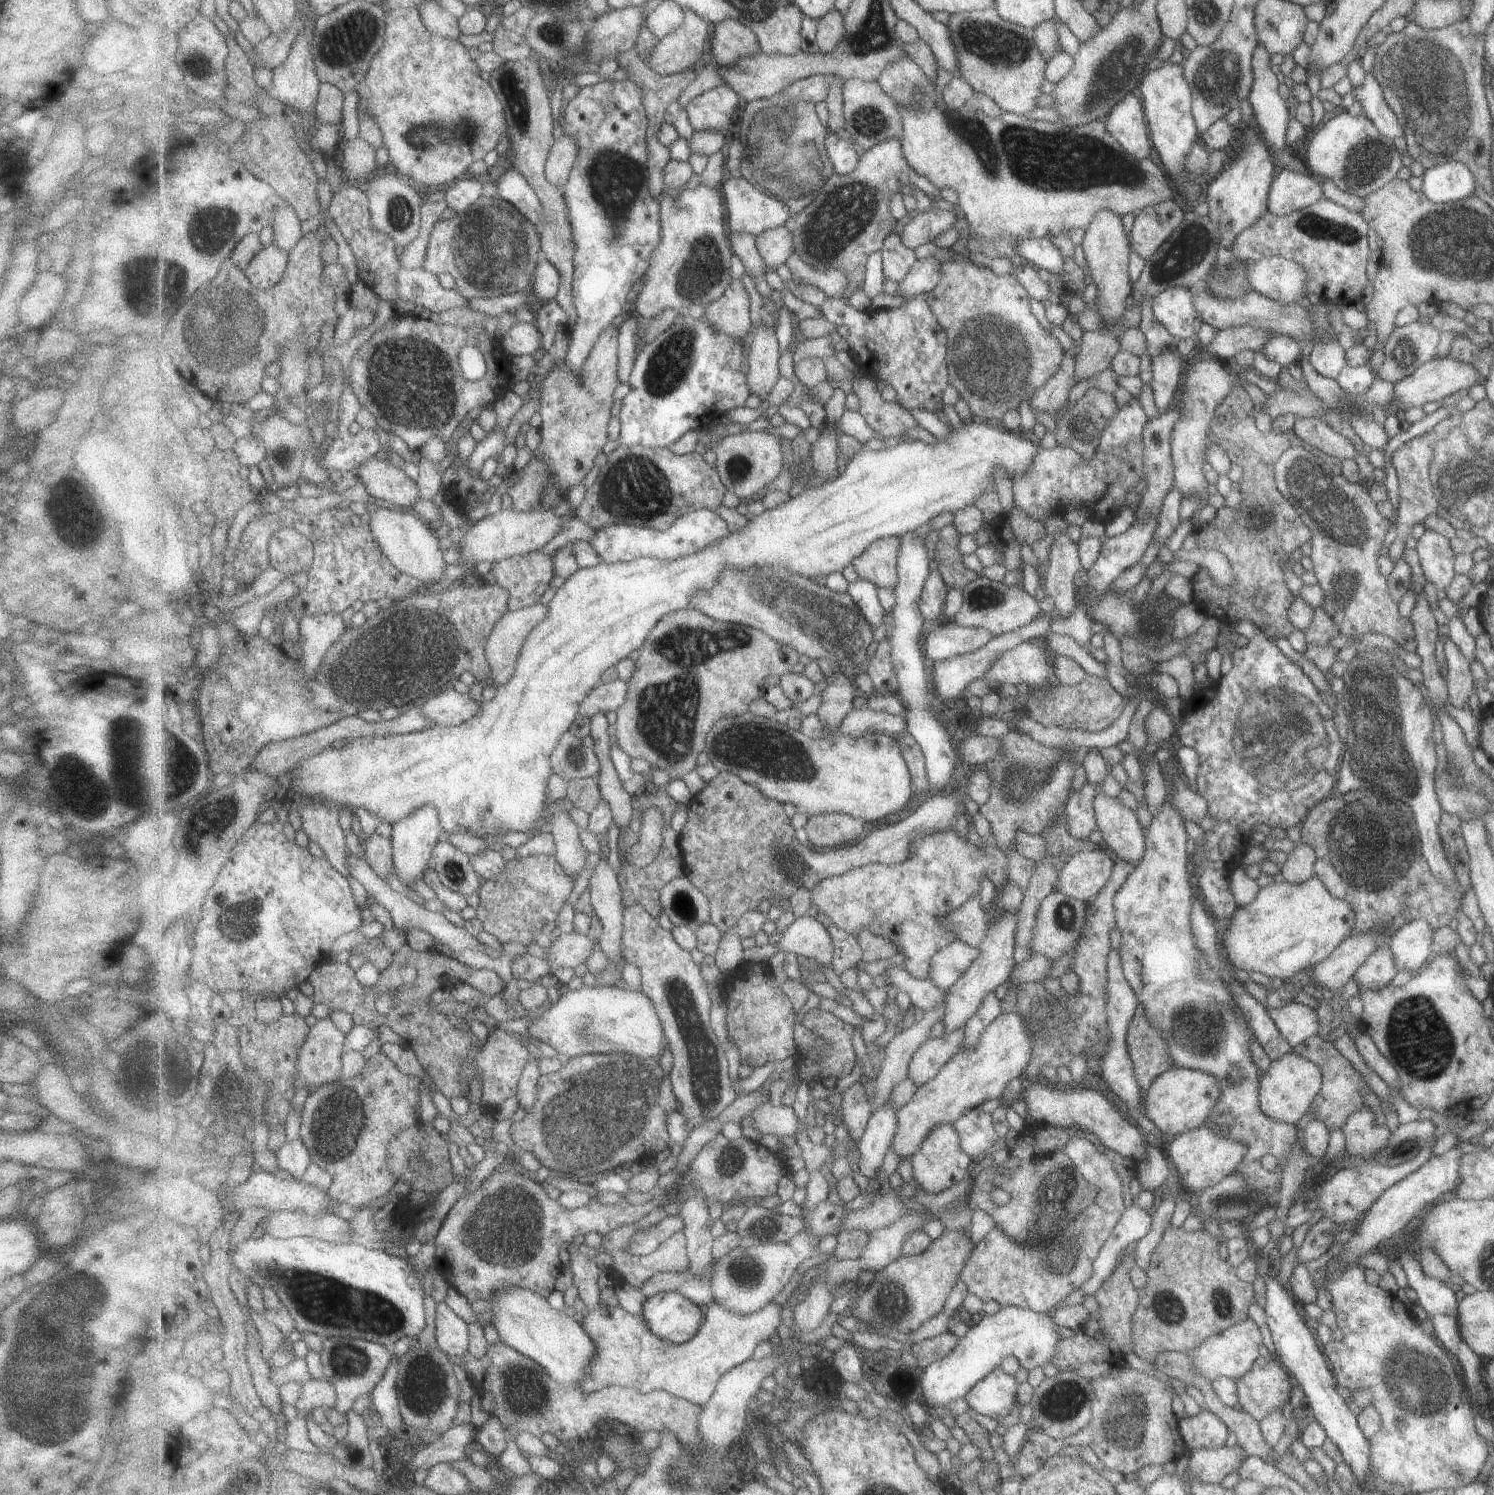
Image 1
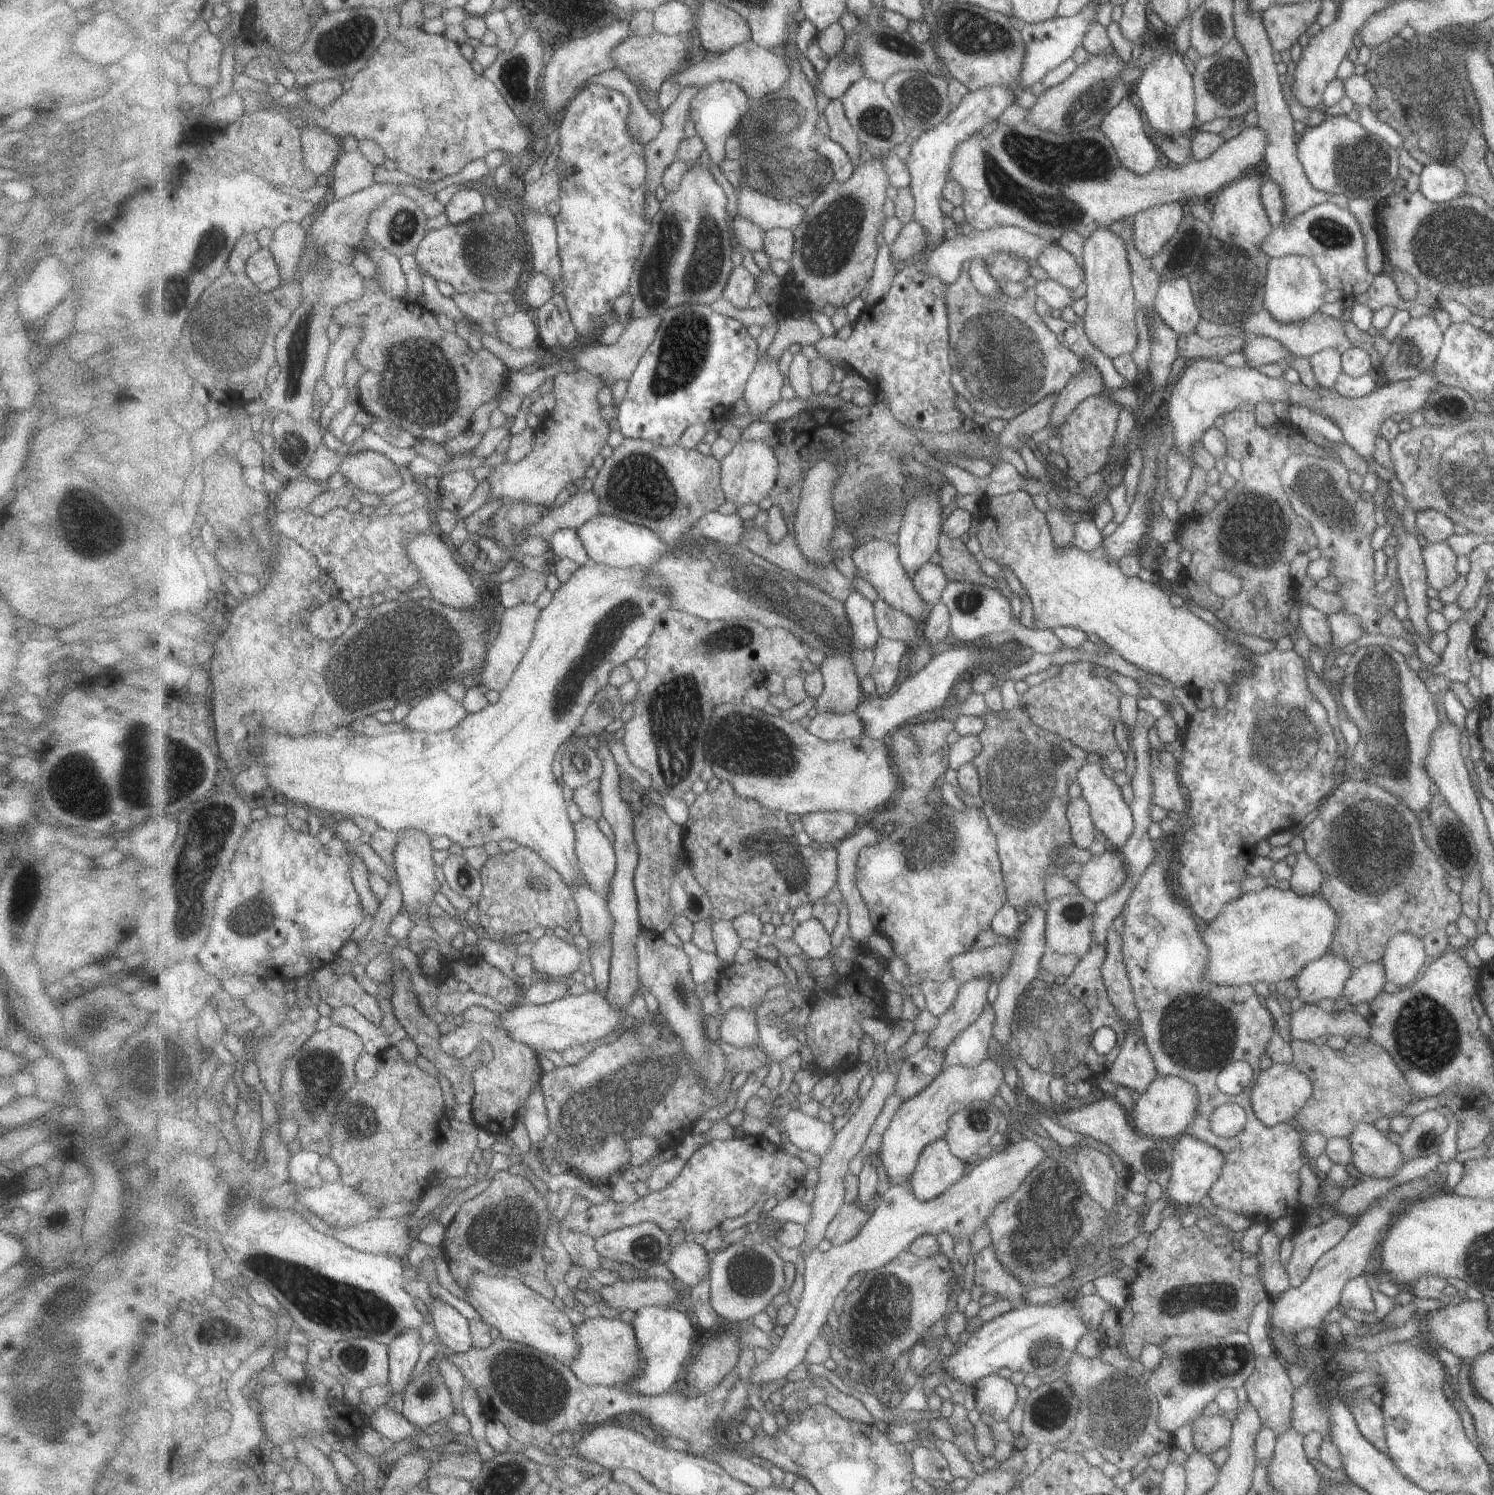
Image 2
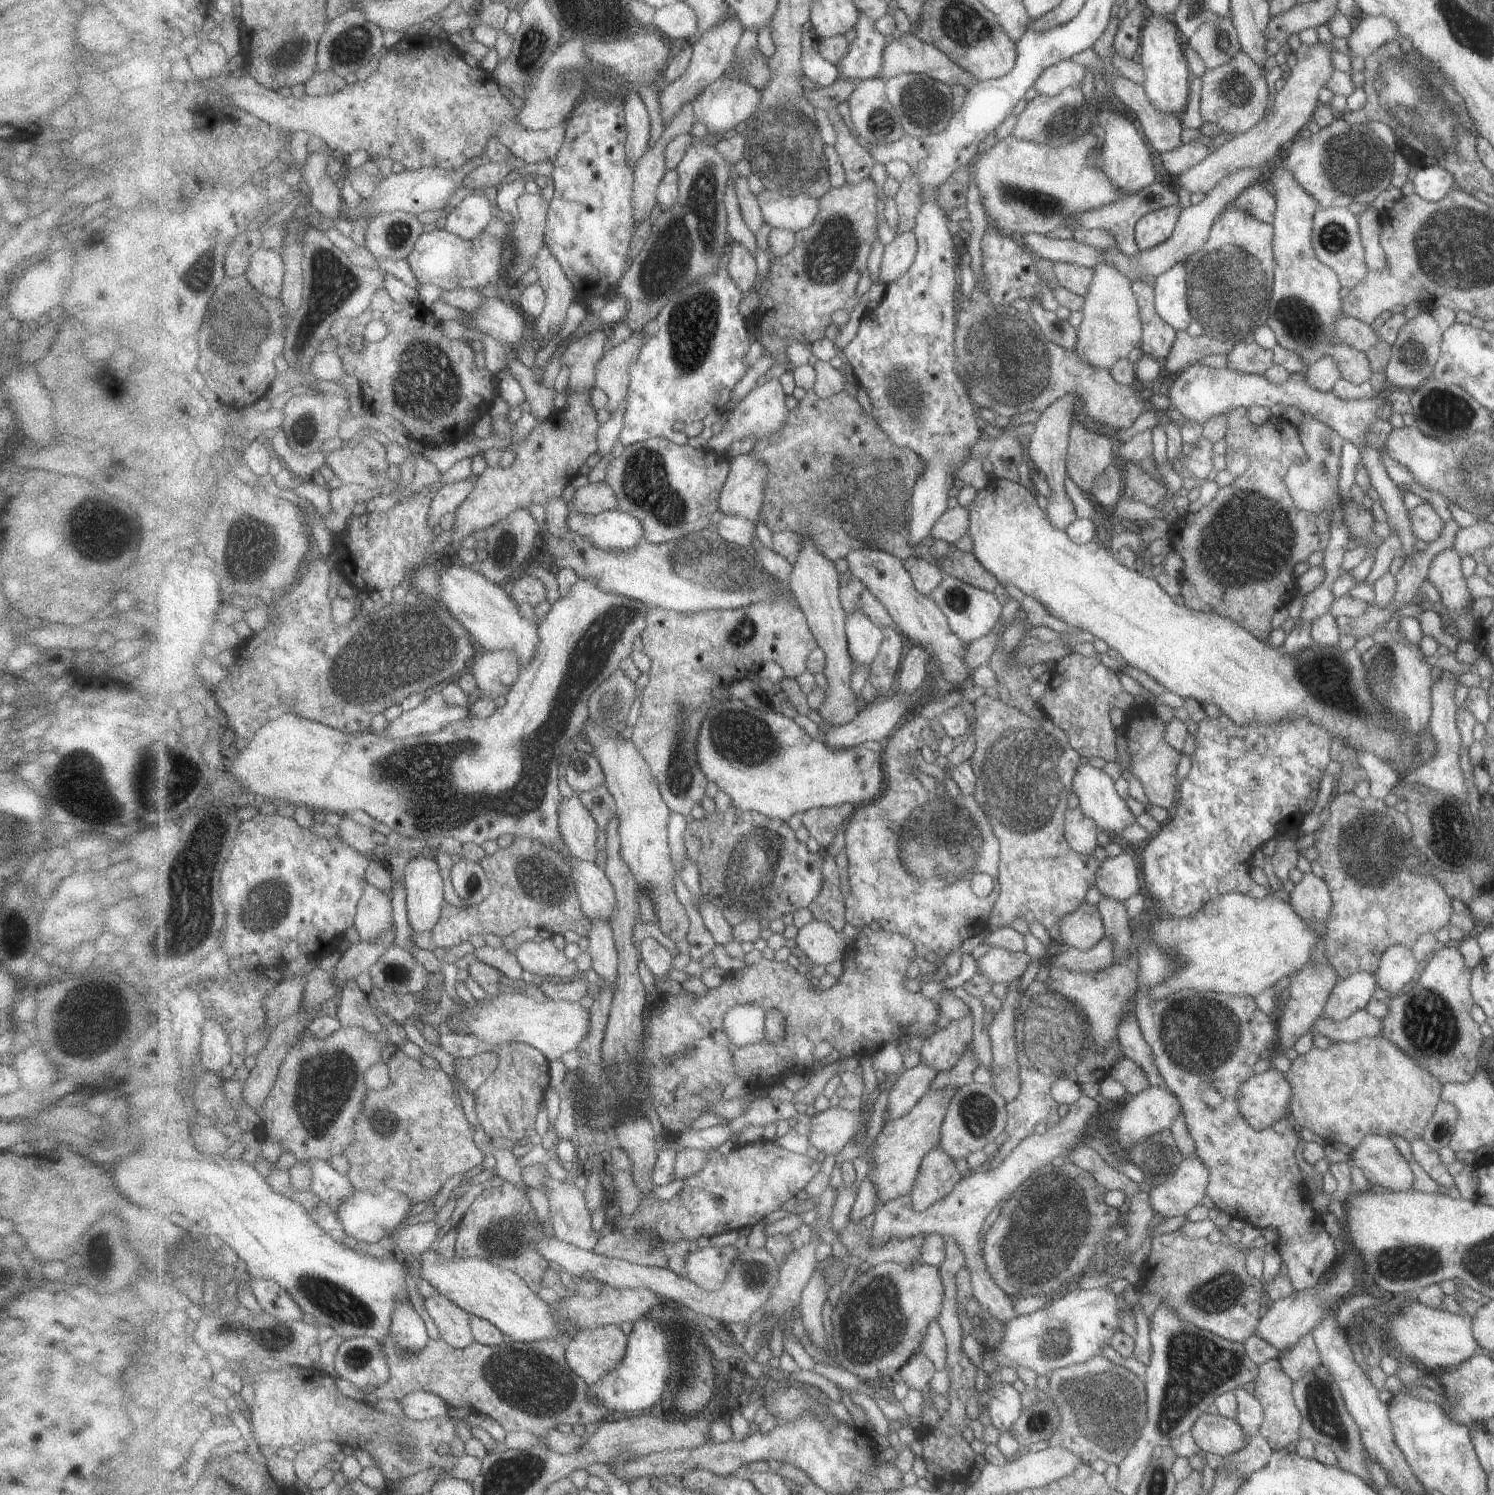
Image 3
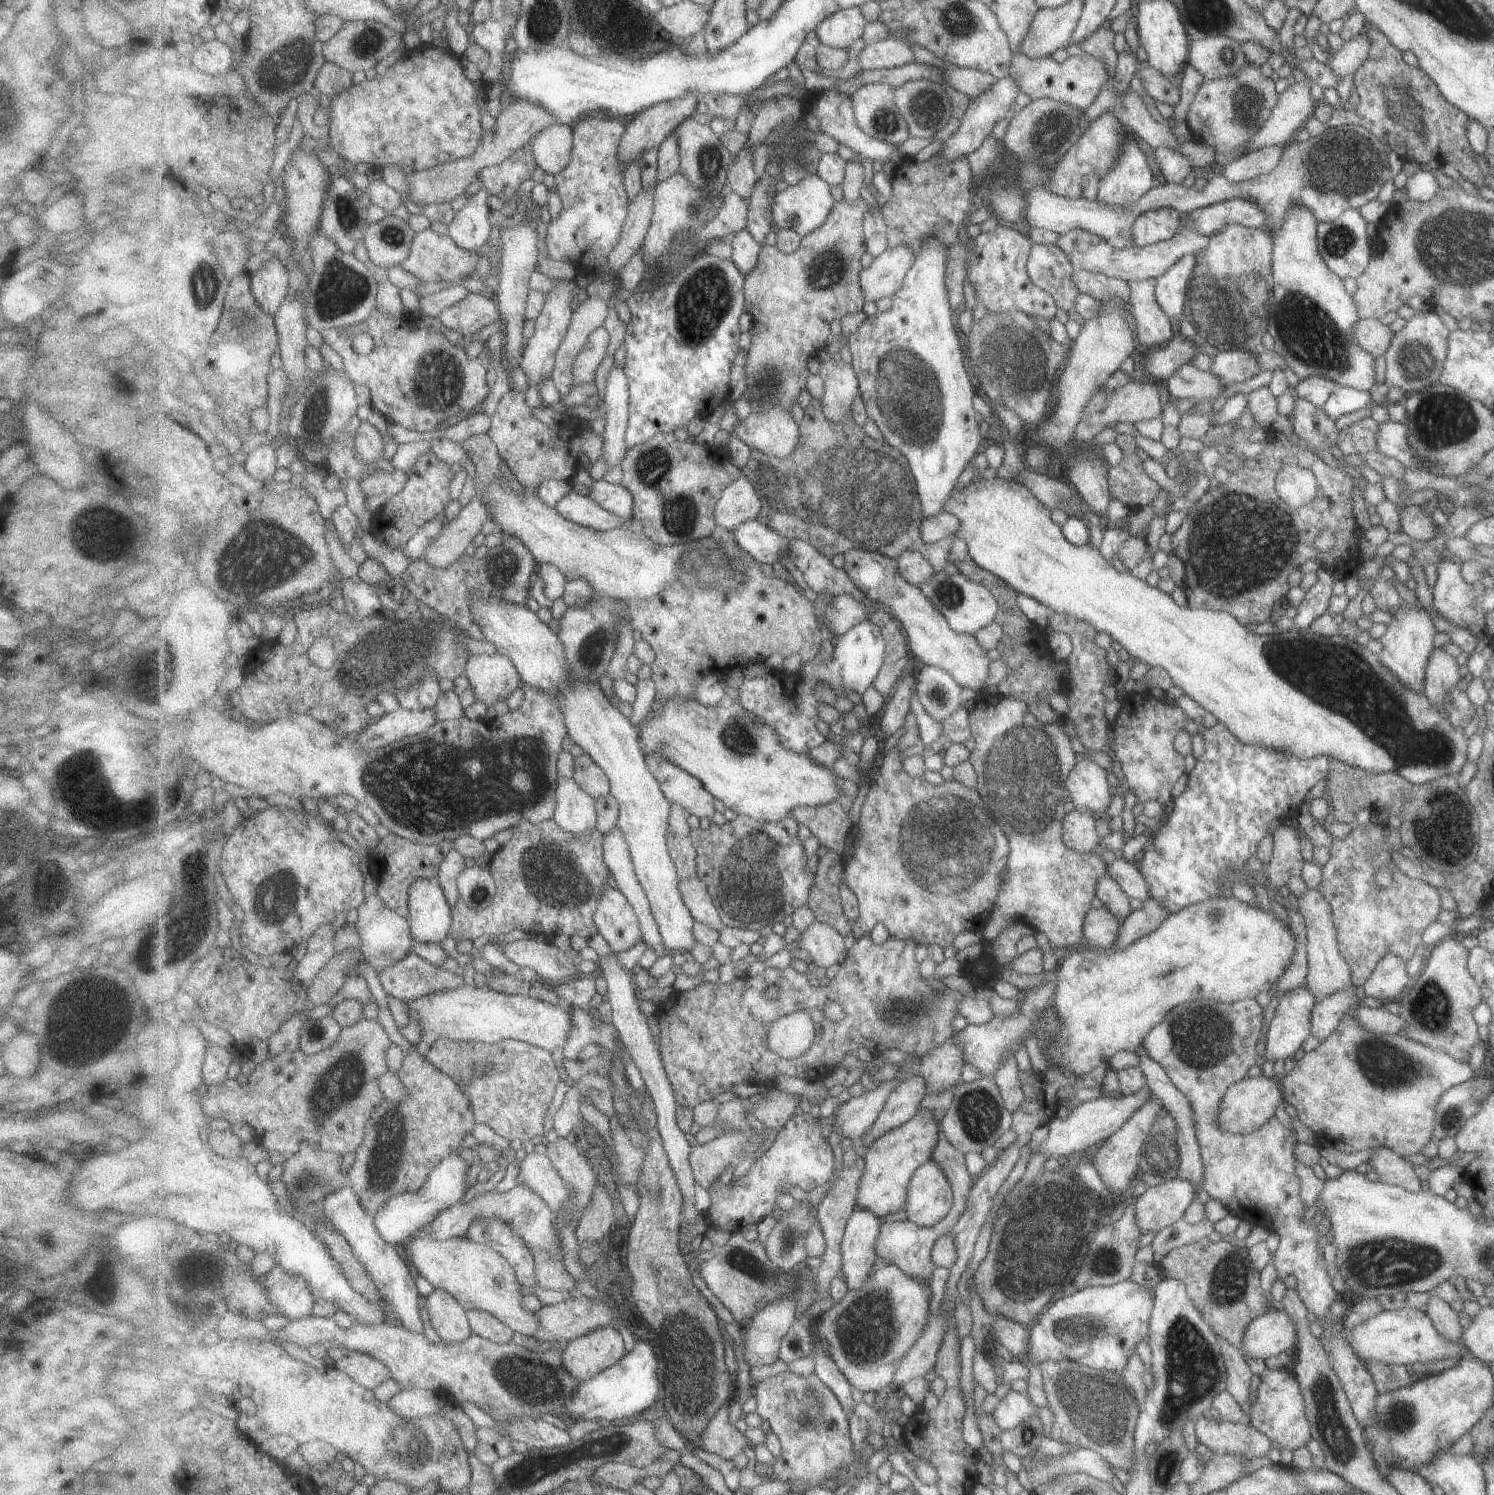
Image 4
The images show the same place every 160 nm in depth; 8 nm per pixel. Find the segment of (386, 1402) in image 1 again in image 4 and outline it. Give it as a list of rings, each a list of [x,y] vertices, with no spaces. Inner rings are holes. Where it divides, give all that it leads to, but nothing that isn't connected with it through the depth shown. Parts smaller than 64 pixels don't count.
[[[341,1187],[322,1200],[323,1212],[351,1245],[355,1256],[365,1265],[368,1275],[377,1283],[388,1307],[403,1328],[421,1333],[423,1322],[419,1314],[419,1295],[416,1283],[416,1272],[409,1263],[403,1260],[394,1244],[387,1242],[374,1223],[374,1214],[366,1211],[359,1202],[359,1196],[351,1188]]]

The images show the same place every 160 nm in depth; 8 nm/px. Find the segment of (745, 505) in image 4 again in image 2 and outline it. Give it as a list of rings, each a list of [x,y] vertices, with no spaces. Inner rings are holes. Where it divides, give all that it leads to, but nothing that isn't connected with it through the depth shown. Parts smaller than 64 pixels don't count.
[[[737,440],[724,458],[721,459],[722,488],[726,501],[734,503],[737,508],[745,504],[758,505],[763,498],[769,497],[775,488],[780,474],[781,462],[775,454],[775,448],[764,440]]]

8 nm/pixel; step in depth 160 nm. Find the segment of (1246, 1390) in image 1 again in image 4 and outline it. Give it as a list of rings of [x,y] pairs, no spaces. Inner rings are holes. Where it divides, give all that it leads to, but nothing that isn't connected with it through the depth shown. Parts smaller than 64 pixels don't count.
[[[1265,1367],[1258,1377],[1255,1397],[1251,1397],[1248,1413],[1245,1414],[1247,1424],[1264,1434],[1274,1449],[1294,1451],[1303,1446],[1311,1436],[1300,1386],[1292,1371],[1284,1367],[1275,1370]]]

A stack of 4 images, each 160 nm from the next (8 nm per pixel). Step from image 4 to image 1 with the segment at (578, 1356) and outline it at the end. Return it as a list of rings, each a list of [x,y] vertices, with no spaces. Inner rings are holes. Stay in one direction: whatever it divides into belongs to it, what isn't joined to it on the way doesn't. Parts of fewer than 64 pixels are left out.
[[[713,1301],[708,1307],[703,1325],[698,1334],[688,1342],[674,1344],[669,1340],[659,1338],[653,1334],[645,1322],[642,1314],[631,1314],[621,1306],[607,1308],[602,1305],[599,1310],[593,1310],[584,1318],[583,1326],[585,1331],[597,1344],[597,1358],[593,1358],[593,1364],[589,1362],[587,1376],[581,1380],[583,1392],[591,1394],[609,1386],[630,1387],[643,1393],[653,1393],[654,1391],[665,1390],[679,1398],[683,1398],[697,1405],[706,1404],[716,1392],[717,1384],[721,1377],[728,1374],[737,1366],[744,1365],[746,1361],[752,1359],[759,1344],[768,1341],[776,1332],[781,1323],[781,1311],[788,1305],[785,1301],[782,1304],[769,1302],[767,1306],[753,1312],[752,1314],[737,1314],[733,1310],[727,1310],[723,1304]]]

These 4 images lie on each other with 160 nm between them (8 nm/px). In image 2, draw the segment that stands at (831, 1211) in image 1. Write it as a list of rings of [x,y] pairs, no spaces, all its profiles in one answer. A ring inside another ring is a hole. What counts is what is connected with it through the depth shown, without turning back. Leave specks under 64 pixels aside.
[[[857,1202],[846,1203],[841,1206],[841,1211],[833,1218],[833,1222],[827,1228],[826,1239],[832,1246],[846,1244],[857,1237],[861,1228],[869,1222],[870,1216],[867,1210],[860,1207]]]

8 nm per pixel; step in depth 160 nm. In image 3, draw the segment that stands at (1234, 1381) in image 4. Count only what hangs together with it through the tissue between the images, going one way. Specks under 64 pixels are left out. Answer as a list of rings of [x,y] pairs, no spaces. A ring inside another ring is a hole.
[[[1242,1386],[1232,1390],[1236,1398],[1236,1415],[1233,1420],[1241,1427],[1244,1435],[1249,1438],[1258,1432],[1262,1421],[1262,1408],[1251,1393],[1246,1393]]]

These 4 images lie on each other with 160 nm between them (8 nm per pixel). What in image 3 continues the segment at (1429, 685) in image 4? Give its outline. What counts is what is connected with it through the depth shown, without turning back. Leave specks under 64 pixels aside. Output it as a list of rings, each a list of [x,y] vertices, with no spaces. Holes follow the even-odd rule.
[[[1442,667],[1439,678],[1431,683],[1429,689],[1431,703],[1430,717],[1428,718],[1426,728],[1434,742],[1434,753],[1429,761],[1401,775],[1397,788],[1404,786],[1405,783],[1423,784],[1431,790],[1442,792],[1444,795],[1456,798],[1462,803],[1467,804],[1465,801],[1465,776],[1459,769],[1459,748],[1461,743],[1454,717],[1457,706],[1453,703],[1453,691],[1455,686],[1459,684],[1457,682],[1458,676]]]

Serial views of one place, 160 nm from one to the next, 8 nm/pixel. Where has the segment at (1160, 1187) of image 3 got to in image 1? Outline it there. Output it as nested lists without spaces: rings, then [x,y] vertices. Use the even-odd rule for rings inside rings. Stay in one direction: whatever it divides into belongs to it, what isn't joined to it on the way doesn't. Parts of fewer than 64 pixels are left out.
[[[1207,1124],[1176,1135],[1165,1151],[1165,1157],[1170,1159],[1172,1166],[1177,1171],[1179,1187],[1187,1195],[1220,1182],[1225,1176],[1235,1171],[1235,1166],[1245,1156],[1245,1146],[1241,1142],[1231,1140],[1229,1136]]]

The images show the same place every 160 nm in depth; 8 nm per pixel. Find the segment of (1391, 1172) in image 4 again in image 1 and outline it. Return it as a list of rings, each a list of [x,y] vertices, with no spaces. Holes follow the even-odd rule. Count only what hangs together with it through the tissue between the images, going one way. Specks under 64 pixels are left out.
[[[1364,1105],[1345,1118],[1340,1132],[1344,1138],[1344,1153],[1367,1160],[1383,1150],[1390,1131],[1384,1125],[1377,1124],[1371,1108]]]

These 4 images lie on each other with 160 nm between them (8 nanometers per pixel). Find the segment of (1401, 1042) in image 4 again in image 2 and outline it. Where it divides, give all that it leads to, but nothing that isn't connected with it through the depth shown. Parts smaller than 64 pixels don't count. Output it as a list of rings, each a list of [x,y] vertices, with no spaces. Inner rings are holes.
[[[1291,1041],[1292,1064],[1311,1082],[1309,1100],[1297,1110],[1292,1119],[1307,1132],[1319,1132],[1326,1140],[1334,1137],[1348,1138],[1355,1125],[1373,1124],[1381,1117],[1390,1118],[1413,1101],[1413,1094],[1389,1054],[1369,1042],[1353,1046],[1346,1042],[1341,1050],[1329,1046],[1315,1046],[1311,1041]]]

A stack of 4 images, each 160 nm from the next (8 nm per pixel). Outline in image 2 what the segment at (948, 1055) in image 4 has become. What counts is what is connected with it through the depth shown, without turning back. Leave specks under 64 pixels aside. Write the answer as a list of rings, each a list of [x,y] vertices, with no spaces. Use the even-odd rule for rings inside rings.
[[[981,976],[965,982],[959,988],[953,1006],[938,1018],[938,1024],[929,1032],[925,1044],[933,1050],[946,1052],[951,1042],[956,1041],[984,1013],[988,1004],[989,988],[993,982],[995,980],[991,976]]]

